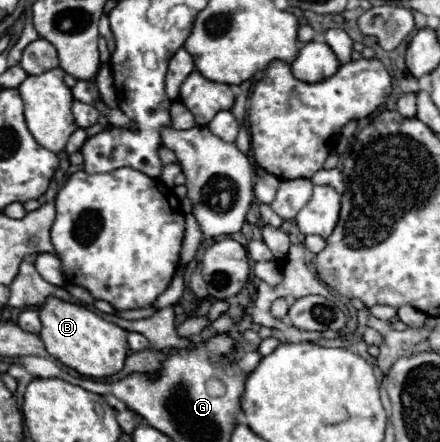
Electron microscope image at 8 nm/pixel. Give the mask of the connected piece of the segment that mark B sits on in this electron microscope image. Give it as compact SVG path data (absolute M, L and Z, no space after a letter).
M48 298L46 304L40 308L40 322L42 322L40 338L46 350L54 358L58 358L64 366L74 368L78 374L88 378L106 378L122 370L124 360L130 352L126 342L128 332L100 318L86 306L62 302L58 298Z

